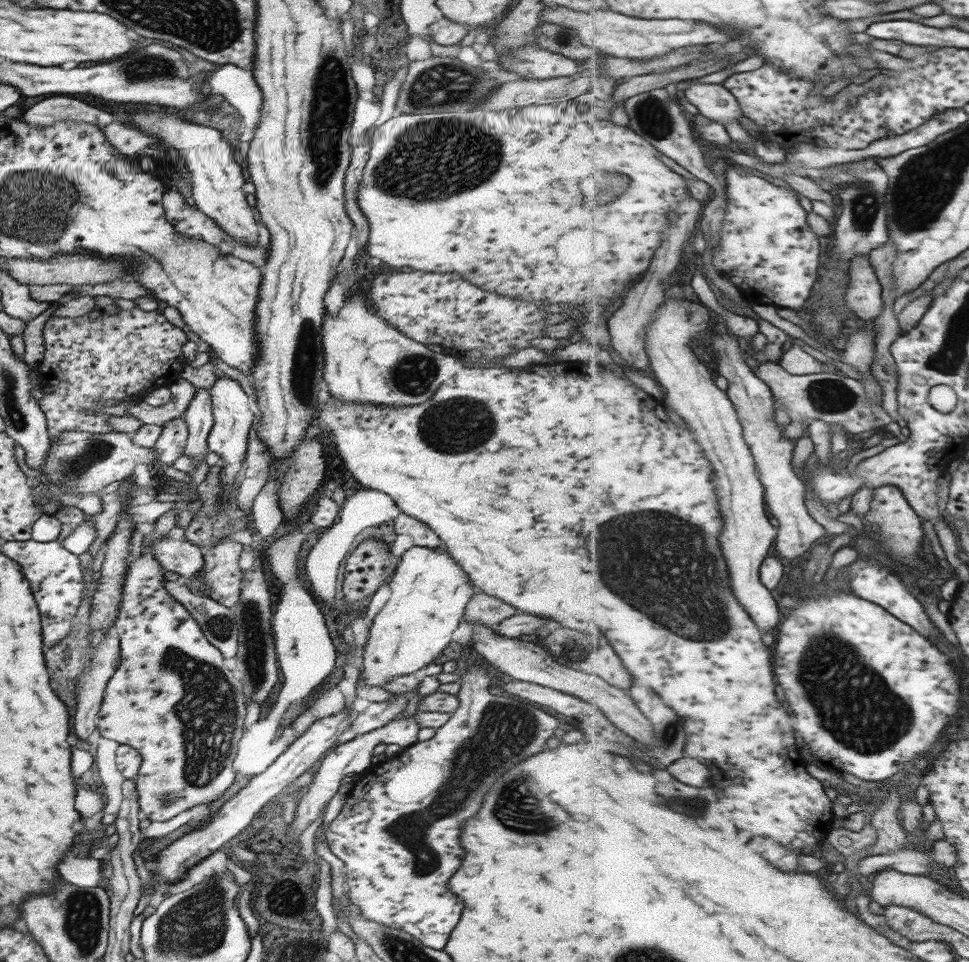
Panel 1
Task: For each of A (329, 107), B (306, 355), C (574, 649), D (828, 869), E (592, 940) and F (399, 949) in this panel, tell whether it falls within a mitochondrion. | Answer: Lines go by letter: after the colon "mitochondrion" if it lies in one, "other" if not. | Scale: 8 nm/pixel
A: mitochondrion
B: mitochondrion
C: mitochondrion
D: other
E: other
F: mitochondrion

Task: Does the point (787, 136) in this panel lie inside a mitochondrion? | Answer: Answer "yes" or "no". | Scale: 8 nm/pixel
no

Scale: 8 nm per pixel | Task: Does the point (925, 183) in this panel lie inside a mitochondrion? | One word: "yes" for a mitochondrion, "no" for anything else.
yes

